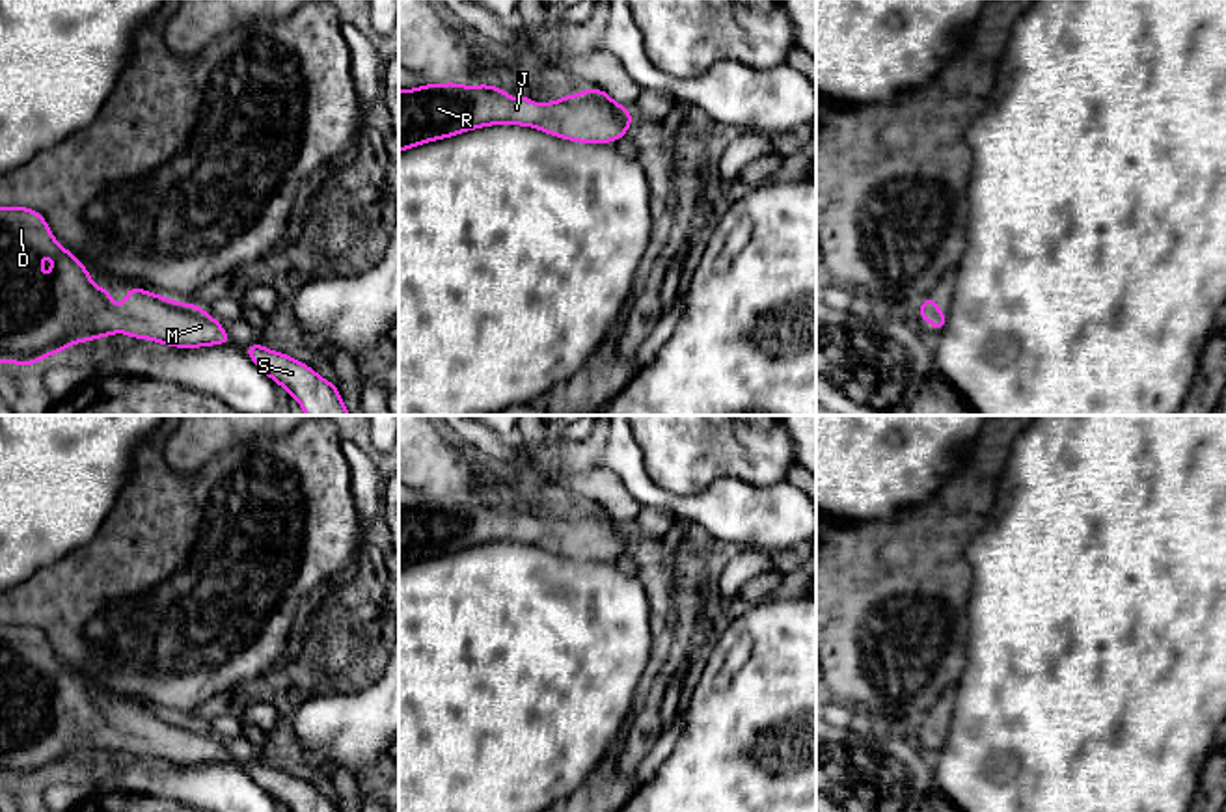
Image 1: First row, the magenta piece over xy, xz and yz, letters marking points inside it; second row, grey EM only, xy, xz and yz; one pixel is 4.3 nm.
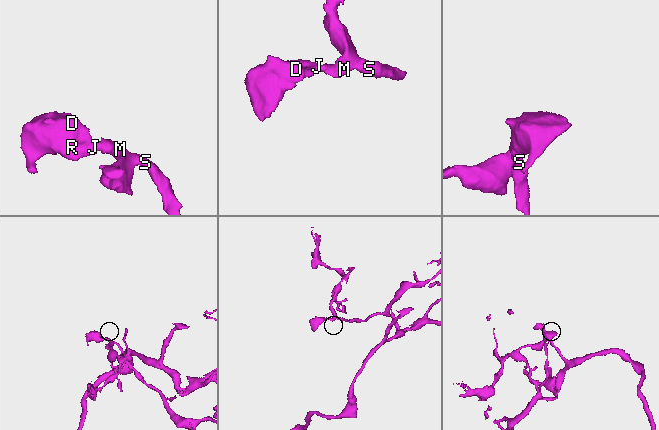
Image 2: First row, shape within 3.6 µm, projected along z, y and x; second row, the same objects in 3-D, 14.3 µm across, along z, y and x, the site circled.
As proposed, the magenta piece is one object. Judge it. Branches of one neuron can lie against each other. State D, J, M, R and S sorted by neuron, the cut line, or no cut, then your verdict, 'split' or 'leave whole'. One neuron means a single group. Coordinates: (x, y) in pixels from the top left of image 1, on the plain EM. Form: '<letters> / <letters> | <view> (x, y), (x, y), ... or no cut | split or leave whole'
D J M R S | no cut | leave whole

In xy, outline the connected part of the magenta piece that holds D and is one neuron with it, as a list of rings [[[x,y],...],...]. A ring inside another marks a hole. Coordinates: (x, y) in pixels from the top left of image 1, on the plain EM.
[[[0,624],[0,780],[30,784],[69,762],[112,754],[116,749],[175,765],[233,762],[220,738],[194,719],[181,721],[142,704],[130,704],[121,717],[125,724],[117,726],[112,710],[93,702],[84,680],[54,656],[39,628]],[[43,670],[54,674],[47,719],[41,717]]]

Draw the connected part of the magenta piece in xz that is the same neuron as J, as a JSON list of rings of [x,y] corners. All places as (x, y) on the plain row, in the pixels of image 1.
[[[490,501],[399,507],[399,570],[492,542],[533,544],[578,561],[615,561],[632,540],[632,527],[598,505],[563,512],[557,520],[546,516],[542,523],[531,520],[529,508],[512,516],[505,505]]]

